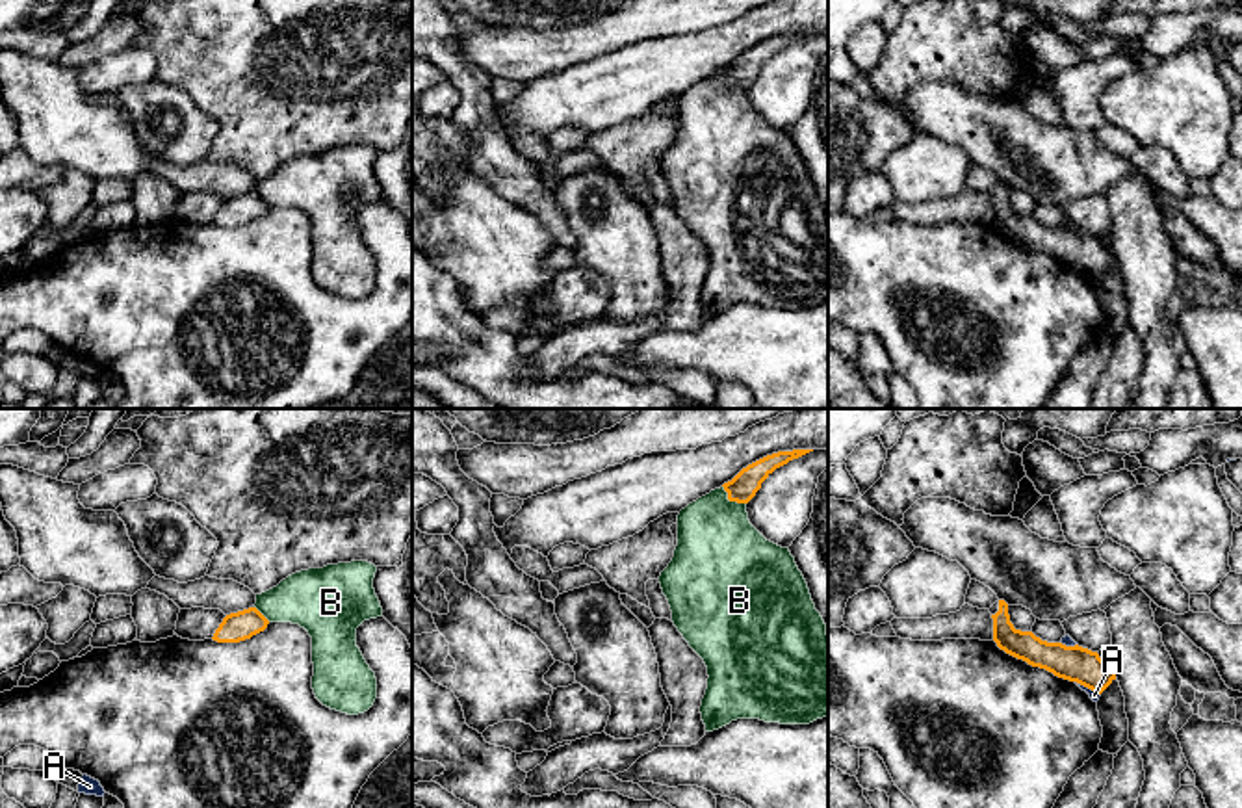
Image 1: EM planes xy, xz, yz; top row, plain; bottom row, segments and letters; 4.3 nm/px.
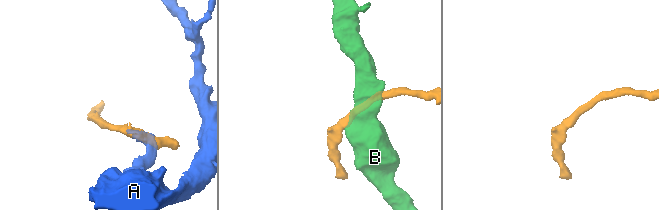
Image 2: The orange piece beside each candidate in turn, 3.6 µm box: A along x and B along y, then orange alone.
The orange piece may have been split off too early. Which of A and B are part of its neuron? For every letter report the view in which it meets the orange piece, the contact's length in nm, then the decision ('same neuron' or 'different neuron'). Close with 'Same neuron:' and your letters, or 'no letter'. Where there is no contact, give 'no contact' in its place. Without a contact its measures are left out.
A: meets orange in yz; contact 130 nm long; different neuron
B: meets orange in xz; contact 130 nm long; different neuron
Same neuron: no letter

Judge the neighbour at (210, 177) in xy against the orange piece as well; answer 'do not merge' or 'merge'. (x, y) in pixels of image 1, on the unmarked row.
do not merge

